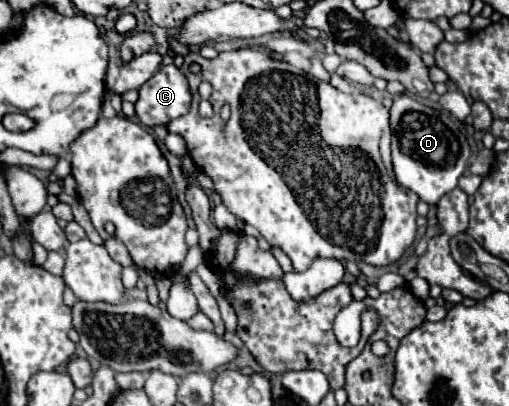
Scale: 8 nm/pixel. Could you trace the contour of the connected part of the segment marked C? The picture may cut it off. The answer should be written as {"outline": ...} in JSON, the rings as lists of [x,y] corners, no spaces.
{"outline":[[[160,66],[138,90],[136,116],[144,126],[160,126],[190,110],[190,88],[186,76],[174,66]]]}

